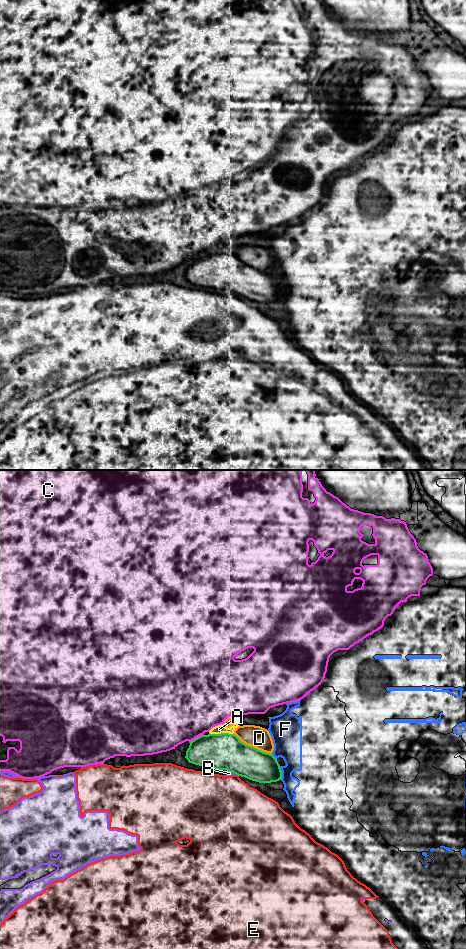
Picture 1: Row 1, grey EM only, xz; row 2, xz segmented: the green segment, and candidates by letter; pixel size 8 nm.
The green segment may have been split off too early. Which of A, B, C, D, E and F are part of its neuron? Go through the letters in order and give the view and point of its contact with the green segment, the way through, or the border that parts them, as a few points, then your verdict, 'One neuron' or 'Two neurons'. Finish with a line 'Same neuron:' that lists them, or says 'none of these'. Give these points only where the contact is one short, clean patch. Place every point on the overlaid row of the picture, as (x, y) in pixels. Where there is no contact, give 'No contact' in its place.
A: Touches green at xz (221, 733). Boundary: xz (209, 732), (232, 734). Two neurons
B: Touches green at xz (231, 771). Two neurons
C: Touches green at xz (197, 737). Two neurons
D: Touches green at xz (251, 746). Two neurons
E: Touches green at xz (237, 774). Two neurons
F: Touches green at xz (281, 773). Two neurons
Same neuron: none of these

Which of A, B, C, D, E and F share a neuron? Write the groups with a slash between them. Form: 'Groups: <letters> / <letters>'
Groups: A D / B E / C / F

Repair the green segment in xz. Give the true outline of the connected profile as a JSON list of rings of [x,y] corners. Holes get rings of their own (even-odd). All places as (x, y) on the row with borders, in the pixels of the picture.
[[[229,733],[201,735],[192,741],[185,758],[189,763],[227,770],[259,783],[277,782],[282,771],[273,754],[243,743]]]

